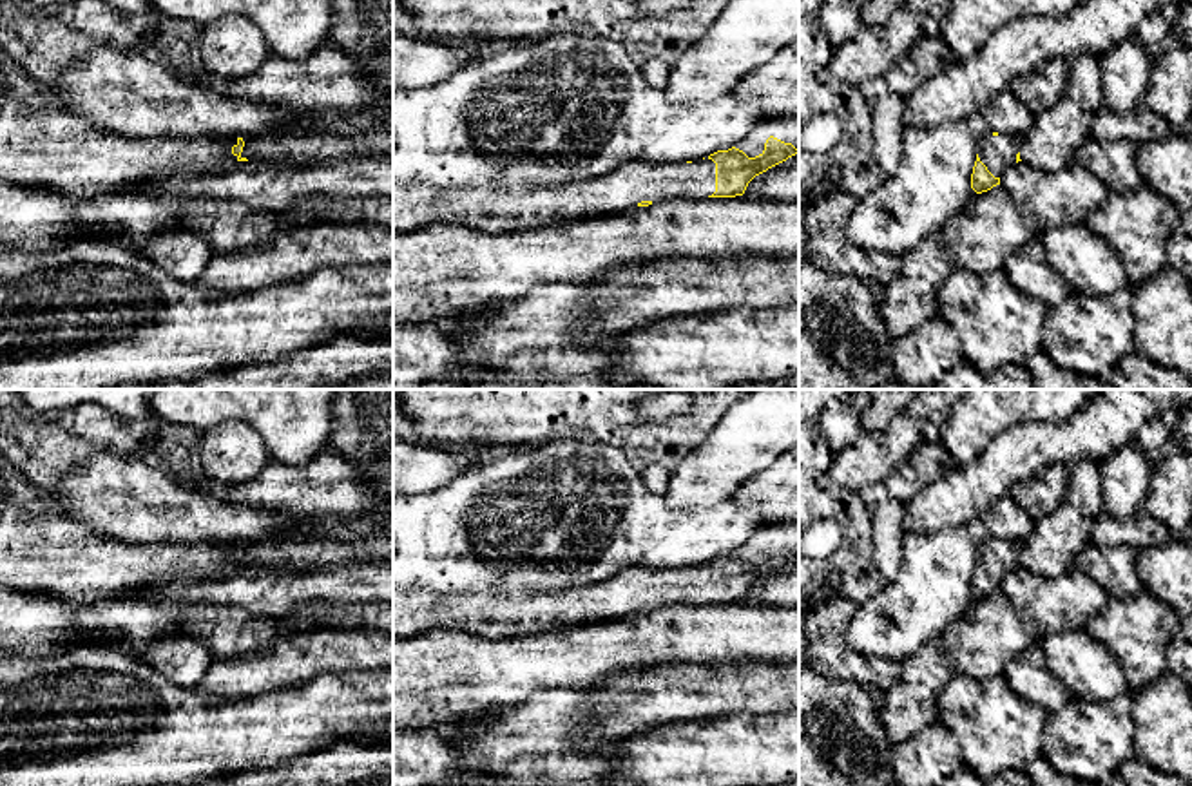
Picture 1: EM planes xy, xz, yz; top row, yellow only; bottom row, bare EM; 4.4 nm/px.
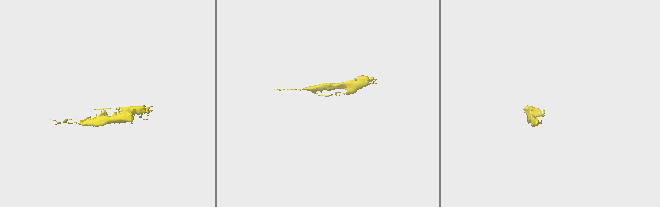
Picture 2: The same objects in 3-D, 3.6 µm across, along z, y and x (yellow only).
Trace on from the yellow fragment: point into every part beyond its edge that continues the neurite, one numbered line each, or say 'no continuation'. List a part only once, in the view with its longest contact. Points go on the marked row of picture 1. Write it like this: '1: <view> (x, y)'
1: xz (787, 129)
2: xz (415, 203)

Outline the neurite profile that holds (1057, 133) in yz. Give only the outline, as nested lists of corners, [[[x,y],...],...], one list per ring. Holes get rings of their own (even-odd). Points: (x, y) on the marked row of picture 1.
[[[1074,54],[1067,67],[1060,101],[1036,114],[1031,130],[1018,138],[1020,159],[1042,172],[1058,172],[1074,163],[1074,152],[1091,136],[1091,120],[1103,105],[1098,56]]]

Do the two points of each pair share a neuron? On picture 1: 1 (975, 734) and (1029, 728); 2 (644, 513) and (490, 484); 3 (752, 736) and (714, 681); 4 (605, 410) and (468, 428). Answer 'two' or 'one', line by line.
1: one
2: one
3: two
4: one

